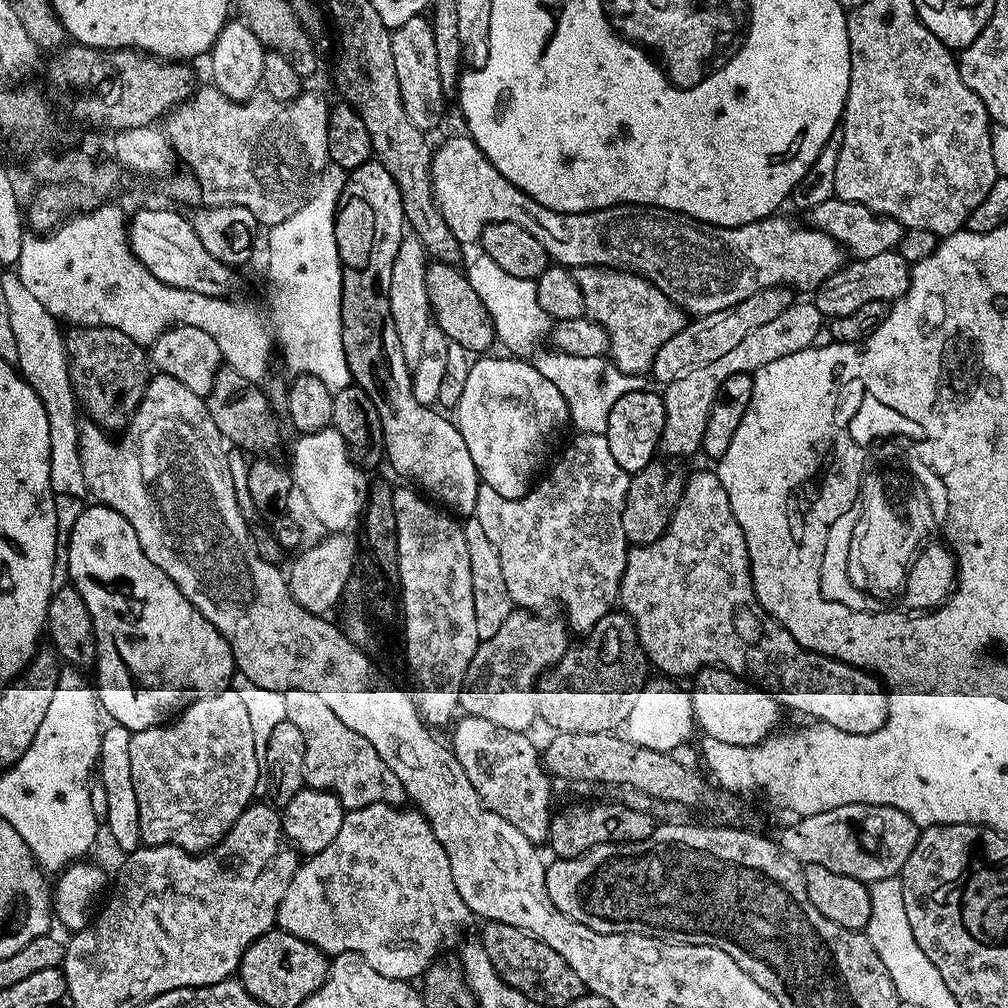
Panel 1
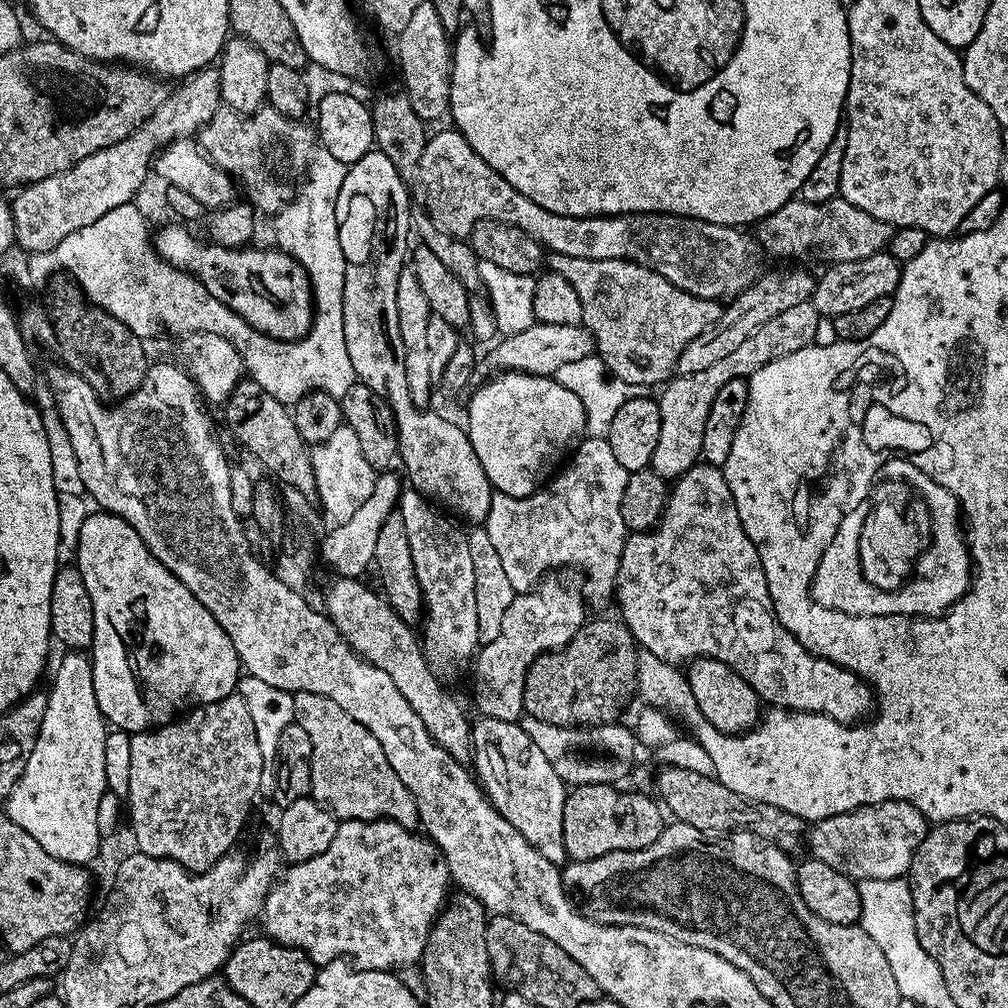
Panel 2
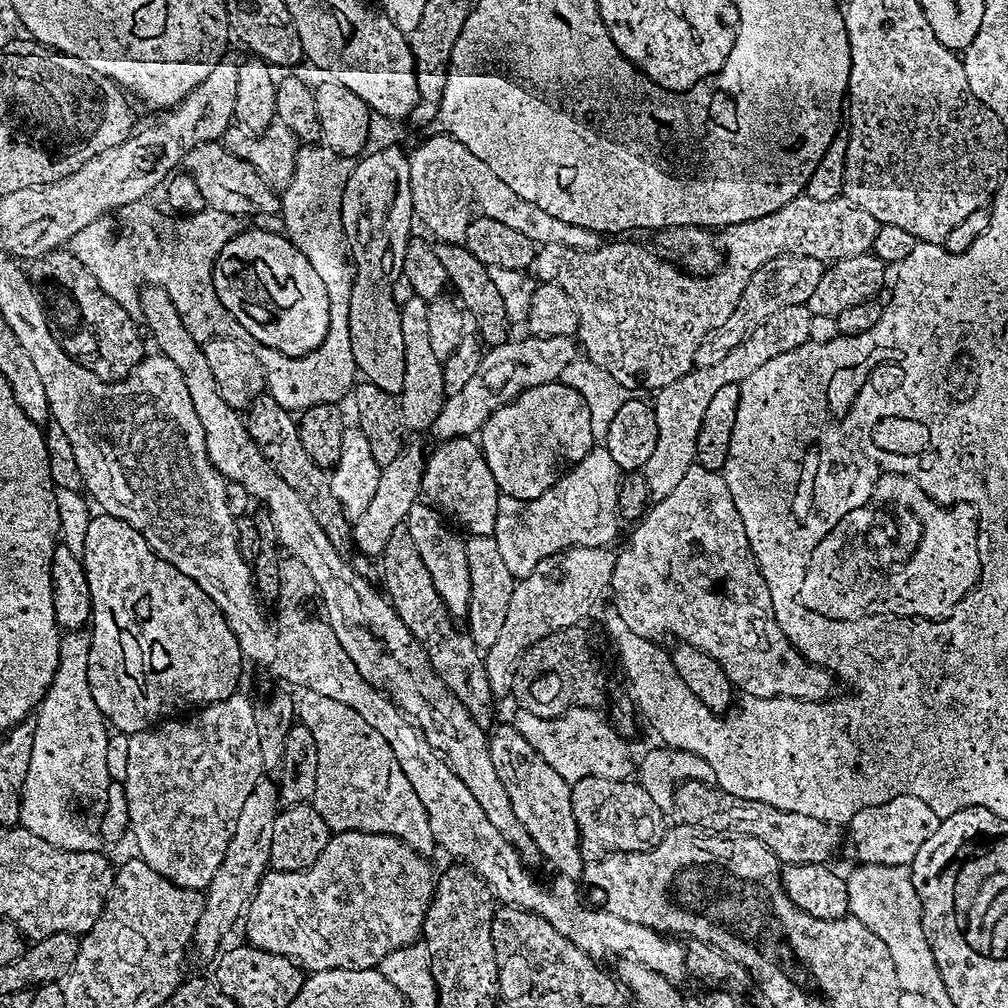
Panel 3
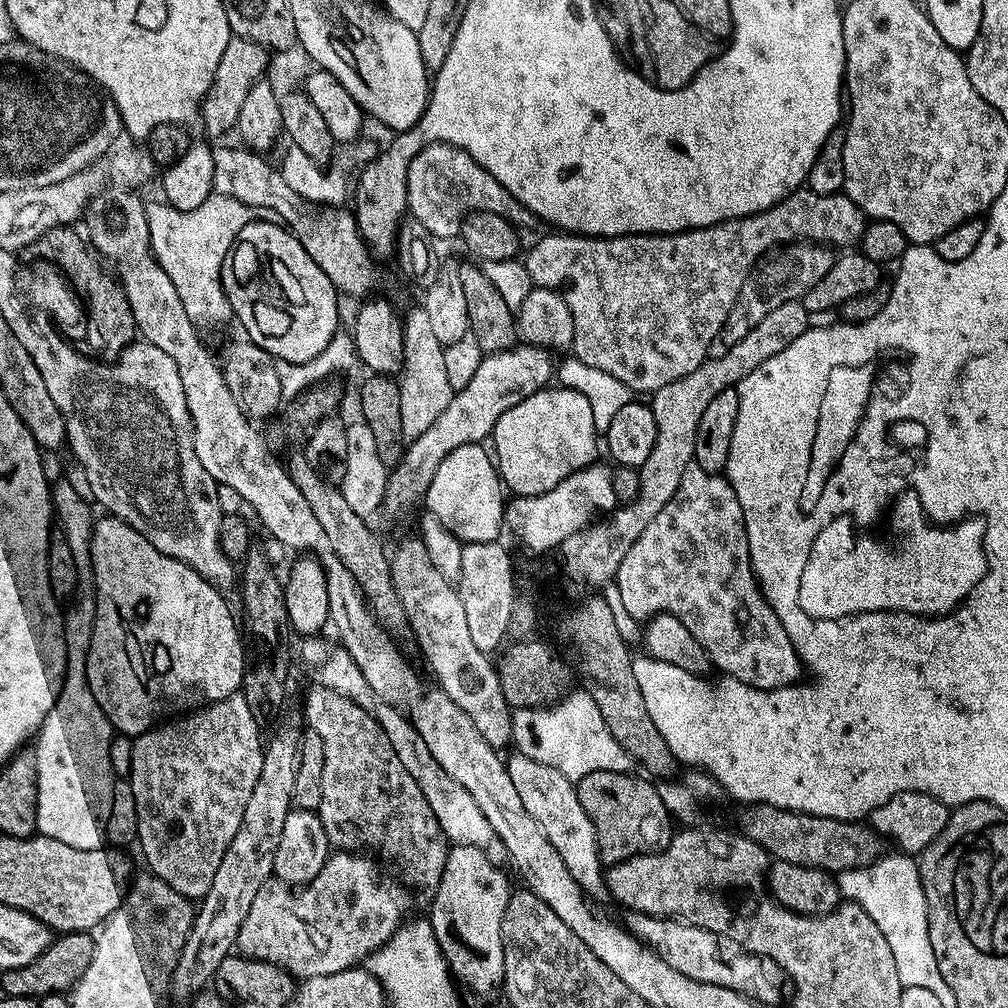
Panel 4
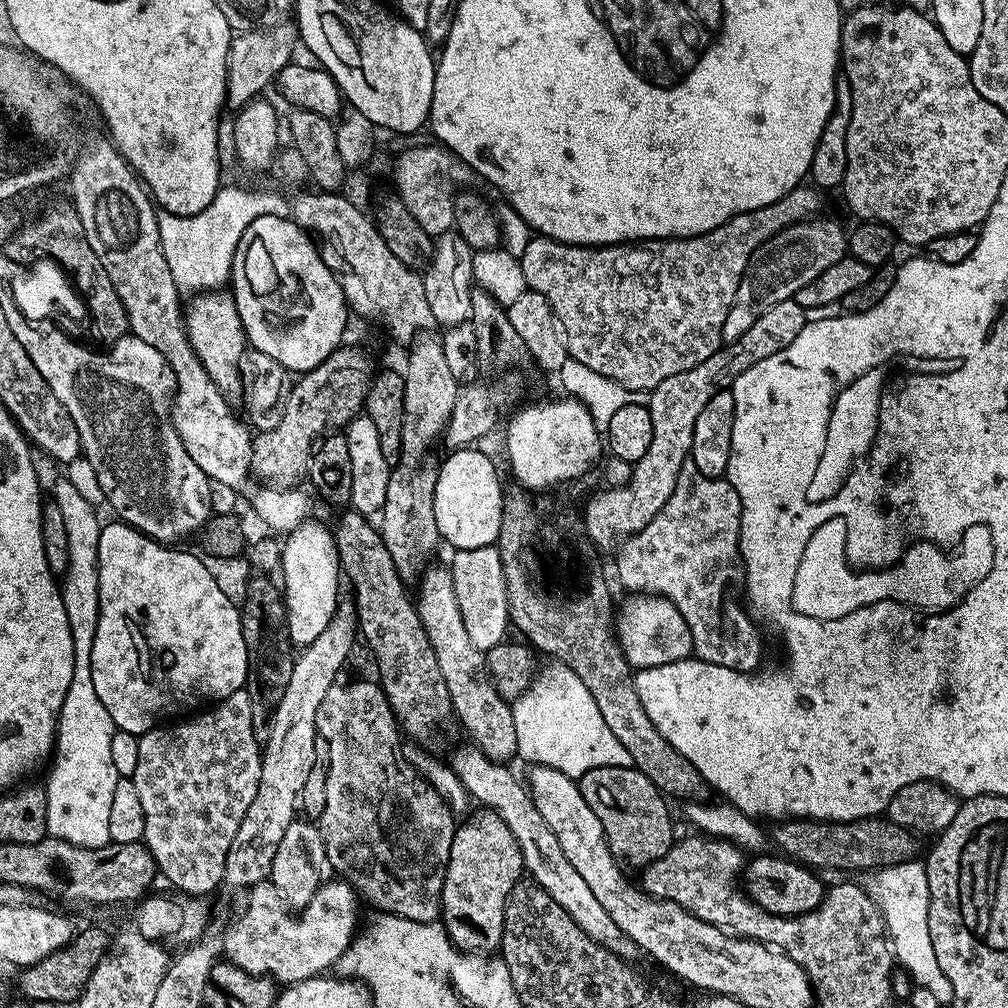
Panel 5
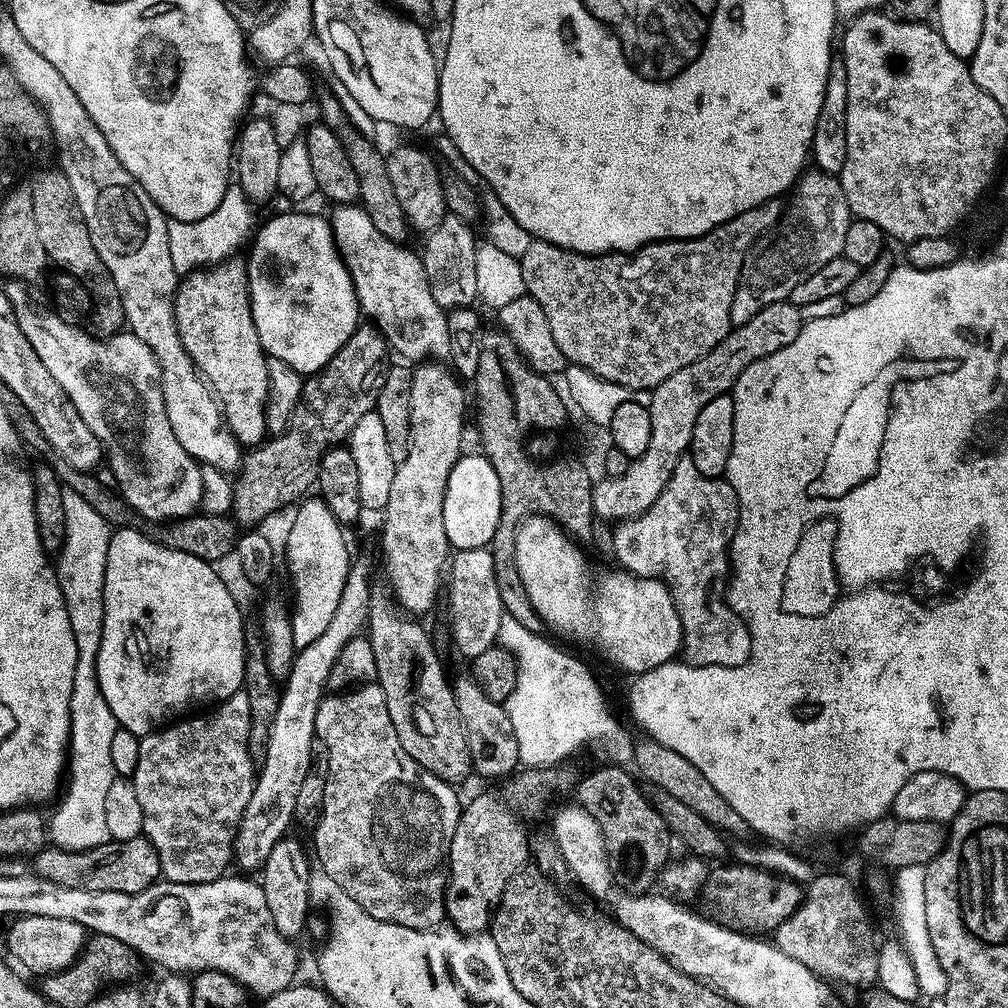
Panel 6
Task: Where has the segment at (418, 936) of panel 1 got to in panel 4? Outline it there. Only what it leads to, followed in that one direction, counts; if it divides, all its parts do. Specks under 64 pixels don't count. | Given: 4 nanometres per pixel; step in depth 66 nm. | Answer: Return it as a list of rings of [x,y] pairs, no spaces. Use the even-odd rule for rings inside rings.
[[[352,850],[333,851],[316,877],[299,890],[293,890],[275,878],[267,880],[262,890],[258,890],[246,920],[242,922],[235,942],[239,955],[247,956],[249,960],[265,960],[276,964],[293,978],[338,974],[366,961],[405,923],[413,897],[403,883],[380,876],[375,859],[367,860],[364,856],[356,855],[360,854]]]

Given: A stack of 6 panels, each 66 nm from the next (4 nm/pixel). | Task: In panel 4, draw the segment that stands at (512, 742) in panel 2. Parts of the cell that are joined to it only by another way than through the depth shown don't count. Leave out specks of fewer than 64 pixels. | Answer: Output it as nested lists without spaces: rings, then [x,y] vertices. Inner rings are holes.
[[[519,754],[507,757],[510,782],[514,782],[514,790],[518,790],[518,798],[522,798],[522,806],[526,806],[526,814],[542,826],[546,838],[550,838],[550,846],[558,852],[558,858],[566,862],[566,870],[578,882],[578,886],[584,895],[593,901],[609,899],[608,885],[605,873],[600,872],[602,861],[600,859],[600,847],[596,844],[596,831],[586,814],[582,810],[582,802],[576,793],[576,785],[563,774],[550,766],[536,762],[534,758],[528,758]]]

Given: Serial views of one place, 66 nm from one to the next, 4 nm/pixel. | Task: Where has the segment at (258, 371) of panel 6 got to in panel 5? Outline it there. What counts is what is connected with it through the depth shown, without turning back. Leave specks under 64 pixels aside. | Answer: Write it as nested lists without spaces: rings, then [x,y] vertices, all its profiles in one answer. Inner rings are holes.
[[[224,290],[206,291],[197,295],[192,305],[187,305],[186,315],[184,317],[184,326],[188,329],[188,341],[192,349],[198,354],[206,374],[220,387],[220,393],[226,397],[229,402],[236,402],[244,395],[244,377],[242,375],[242,365],[246,355],[246,337],[242,318],[236,309],[236,297]]]

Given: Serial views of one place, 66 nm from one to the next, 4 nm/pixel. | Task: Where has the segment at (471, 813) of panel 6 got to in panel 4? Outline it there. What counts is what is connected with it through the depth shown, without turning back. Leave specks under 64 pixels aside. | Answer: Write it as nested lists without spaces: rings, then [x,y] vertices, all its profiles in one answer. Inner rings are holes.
[[[452,844],[448,849],[448,857],[436,887],[436,894],[430,901],[434,938],[440,947],[441,954],[450,969],[451,975],[461,980],[472,992],[480,996],[488,996],[495,988],[501,987],[504,979],[504,947],[502,946],[502,918],[506,914],[510,887],[504,876],[496,873],[497,865],[489,860],[480,849],[474,846]]]

